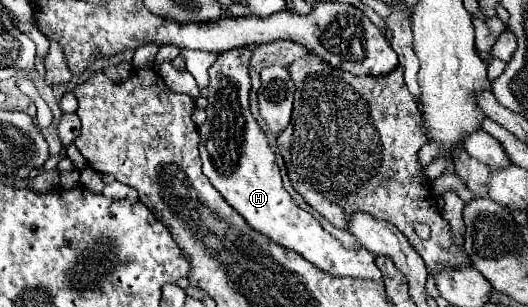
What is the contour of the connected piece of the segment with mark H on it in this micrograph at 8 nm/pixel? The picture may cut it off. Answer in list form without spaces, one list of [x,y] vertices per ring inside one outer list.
[[[233,48],[229,52],[223,52],[209,68],[211,82],[207,86],[207,122],[199,126],[203,174],[219,190],[225,202],[233,206],[251,228],[255,228],[269,240],[301,254],[305,260],[333,276],[381,280],[381,270],[375,266],[375,256],[371,252],[367,252],[365,248],[357,252],[345,250],[329,232],[321,228],[321,224],[307,210],[299,208],[289,192],[283,188],[275,154],[271,152],[263,130],[249,112],[249,60],[251,50]]]

